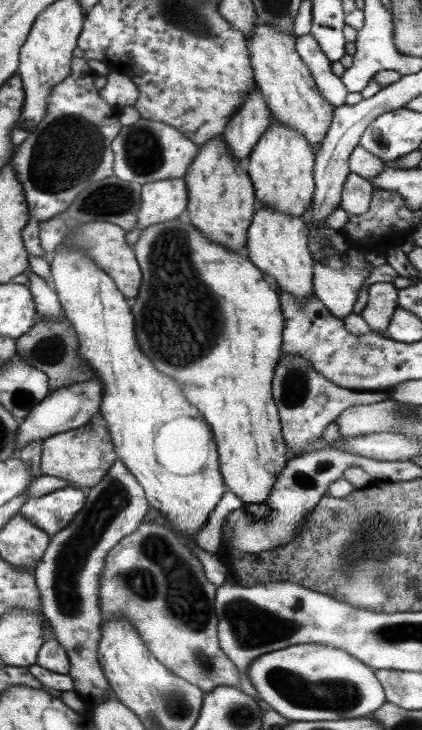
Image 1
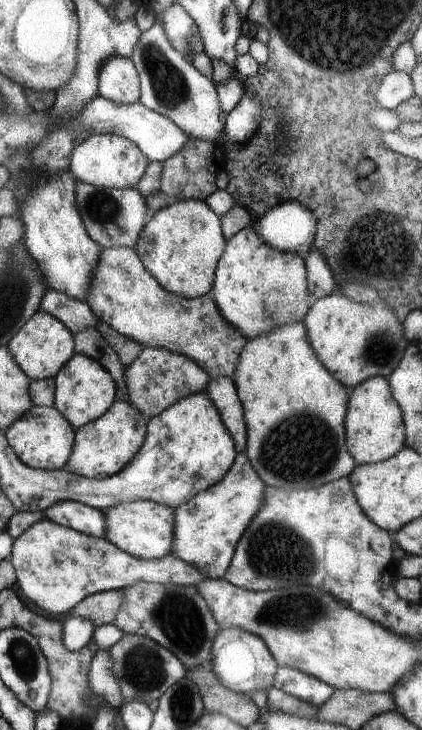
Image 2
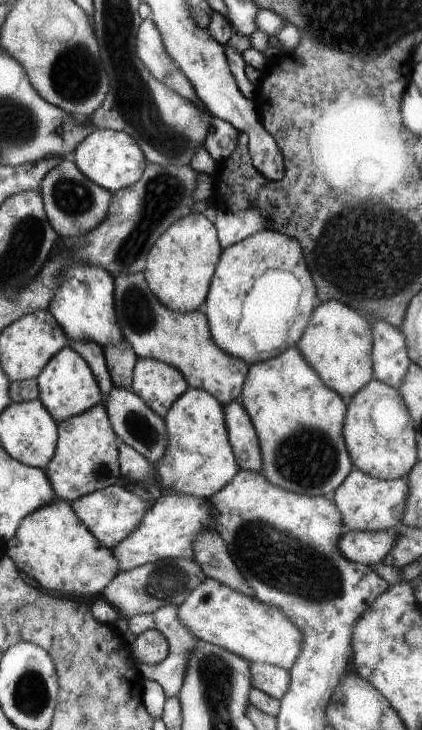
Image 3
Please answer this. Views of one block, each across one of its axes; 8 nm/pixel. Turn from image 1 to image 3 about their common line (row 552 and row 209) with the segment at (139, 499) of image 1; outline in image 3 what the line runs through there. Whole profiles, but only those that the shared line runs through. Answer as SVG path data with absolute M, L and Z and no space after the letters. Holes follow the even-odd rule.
M63 158L41 179L39 192L51 228L59 237L74 237L91 230L105 218L112 192L93 184L71 160Z

